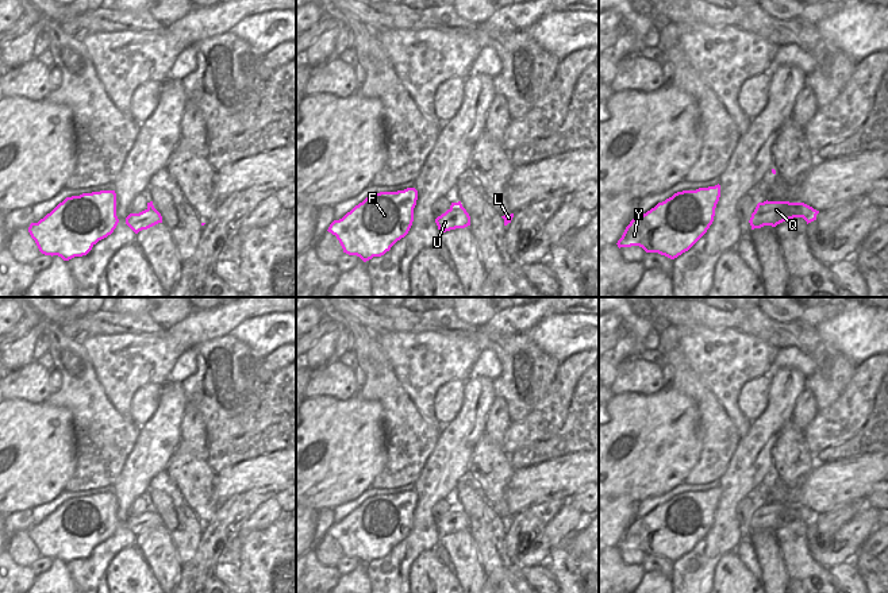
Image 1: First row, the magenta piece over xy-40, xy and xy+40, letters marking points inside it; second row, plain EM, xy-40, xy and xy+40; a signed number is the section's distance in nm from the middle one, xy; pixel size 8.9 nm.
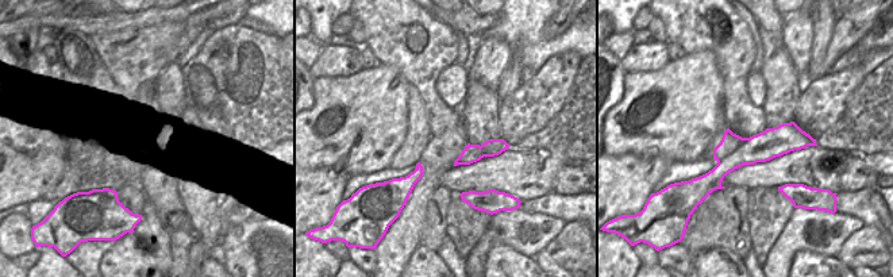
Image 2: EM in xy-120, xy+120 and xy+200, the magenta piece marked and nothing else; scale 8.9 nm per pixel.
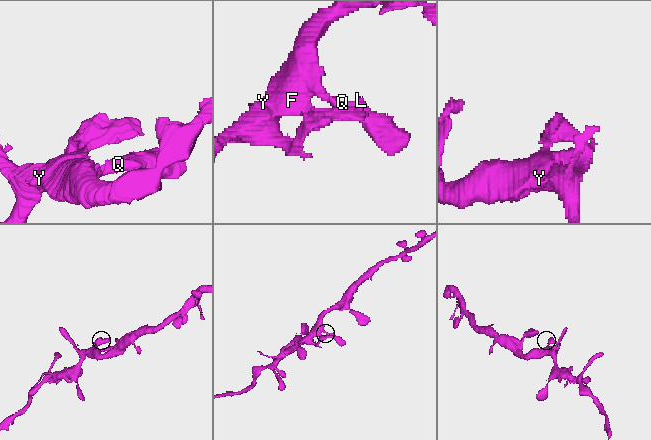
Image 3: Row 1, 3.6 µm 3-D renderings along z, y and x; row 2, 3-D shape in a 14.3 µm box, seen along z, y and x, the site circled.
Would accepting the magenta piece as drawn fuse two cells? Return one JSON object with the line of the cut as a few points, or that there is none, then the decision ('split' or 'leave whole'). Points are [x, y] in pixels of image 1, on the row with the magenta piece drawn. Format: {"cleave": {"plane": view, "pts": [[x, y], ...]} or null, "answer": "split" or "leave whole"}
{"cleave": null, "answer": "leave whole"}

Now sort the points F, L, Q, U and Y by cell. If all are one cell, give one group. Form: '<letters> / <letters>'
F L Q U Y

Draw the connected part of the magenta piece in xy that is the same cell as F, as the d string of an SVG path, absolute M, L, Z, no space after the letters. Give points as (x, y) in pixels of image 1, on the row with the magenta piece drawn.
M415 188L374 193L355 205L342 219L334 220L327 231L337 236L343 253L357 255L366 262L373 257L384 255L397 240L408 234L414 222L416 200L418 190Z

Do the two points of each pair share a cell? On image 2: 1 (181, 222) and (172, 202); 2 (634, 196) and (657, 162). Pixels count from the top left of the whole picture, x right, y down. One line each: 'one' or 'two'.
1: one
2: one

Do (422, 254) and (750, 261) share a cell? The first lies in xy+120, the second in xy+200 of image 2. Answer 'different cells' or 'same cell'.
different cells

